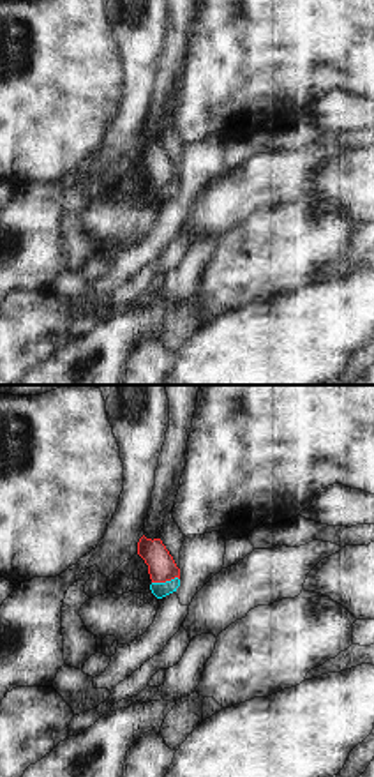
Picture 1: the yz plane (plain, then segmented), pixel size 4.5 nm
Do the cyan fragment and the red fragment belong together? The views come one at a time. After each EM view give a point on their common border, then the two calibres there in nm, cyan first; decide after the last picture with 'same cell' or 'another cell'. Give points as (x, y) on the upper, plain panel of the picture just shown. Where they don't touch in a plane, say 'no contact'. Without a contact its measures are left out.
meets cyan at (166, 186); 70 nm thick on the cyan side, 130 nm on the other

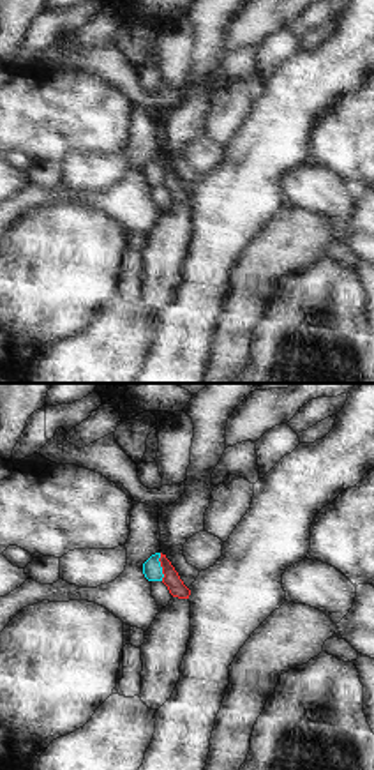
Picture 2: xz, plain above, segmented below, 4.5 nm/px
meets cyan at (161, 172); 90 nm thick on the cyan side, 80 nm on the other

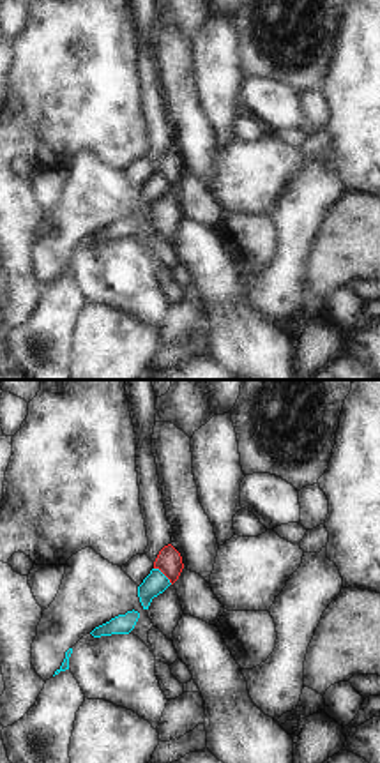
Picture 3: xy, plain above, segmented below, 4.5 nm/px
meets cyan at (163, 179); 100 nm thick on the cyan side, 120 nm on the other

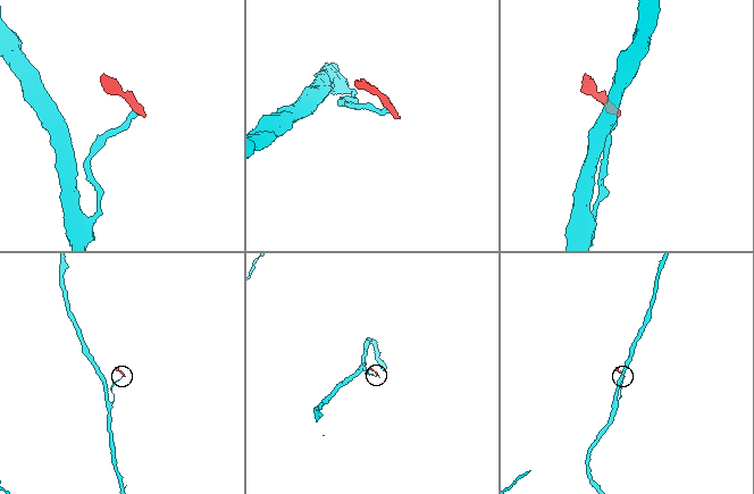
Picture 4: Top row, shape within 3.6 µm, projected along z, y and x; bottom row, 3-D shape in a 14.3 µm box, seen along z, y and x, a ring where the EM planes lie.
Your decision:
another cell

